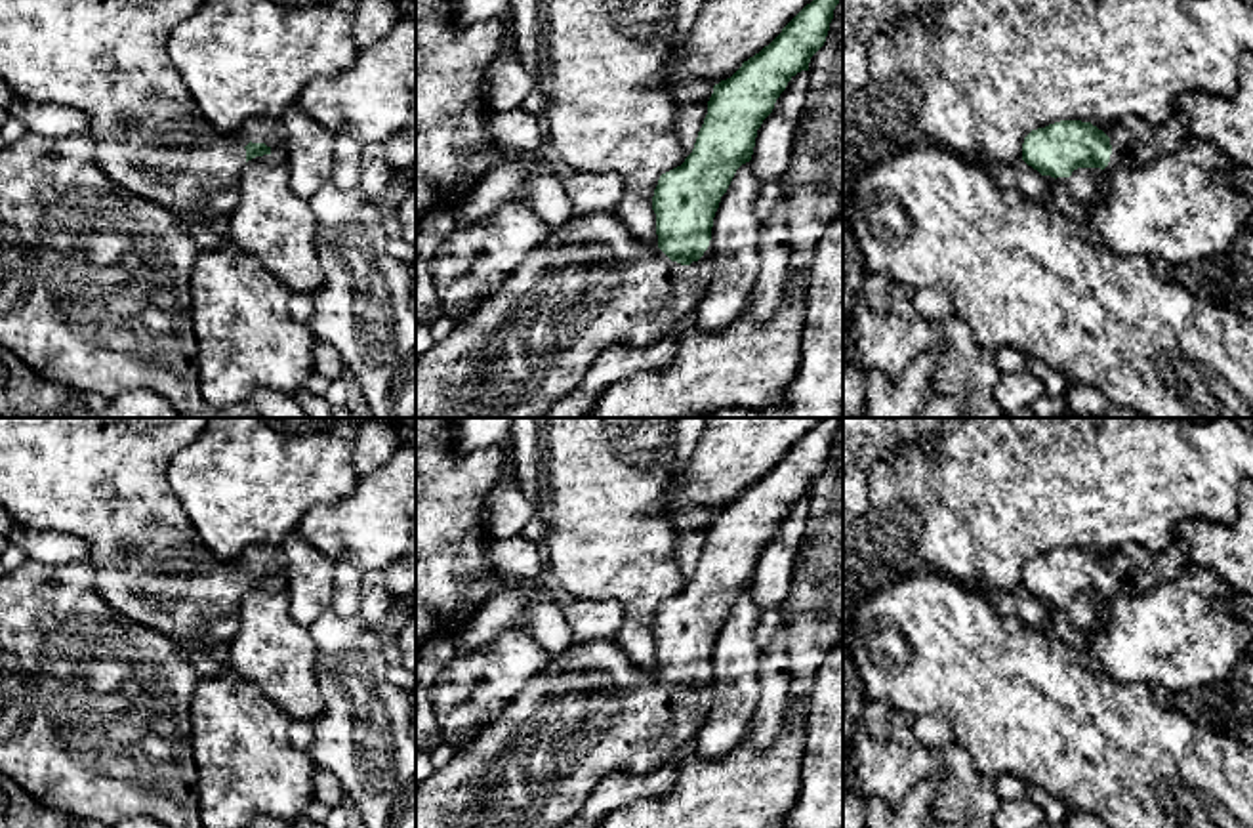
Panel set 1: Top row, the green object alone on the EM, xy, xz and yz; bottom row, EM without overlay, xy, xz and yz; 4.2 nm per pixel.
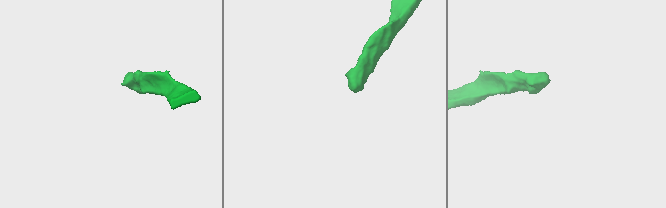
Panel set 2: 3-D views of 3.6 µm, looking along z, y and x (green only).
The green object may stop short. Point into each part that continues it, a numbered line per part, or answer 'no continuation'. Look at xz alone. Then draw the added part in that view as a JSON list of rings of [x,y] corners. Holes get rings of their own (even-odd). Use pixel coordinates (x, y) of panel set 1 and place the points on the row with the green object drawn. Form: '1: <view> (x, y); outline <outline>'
1: xz (588, 285); outline [[[595,212],[589,216],[572,216],[536,244],[503,284],[479,303],[465,321],[454,324],[444,340],[435,342],[416,361],[416,418],[545,418],[549,408],[580,383],[584,374],[606,347],[641,347],[666,338],[679,319],[696,311],[706,296],[709,280],[711,269],[708,265],[681,265],[671,261],[658,246],[650,248],[635,240],[614,214]]]

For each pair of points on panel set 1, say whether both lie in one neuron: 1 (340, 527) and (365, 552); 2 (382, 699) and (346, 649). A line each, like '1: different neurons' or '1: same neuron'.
1: same neuron
2: same neuron

